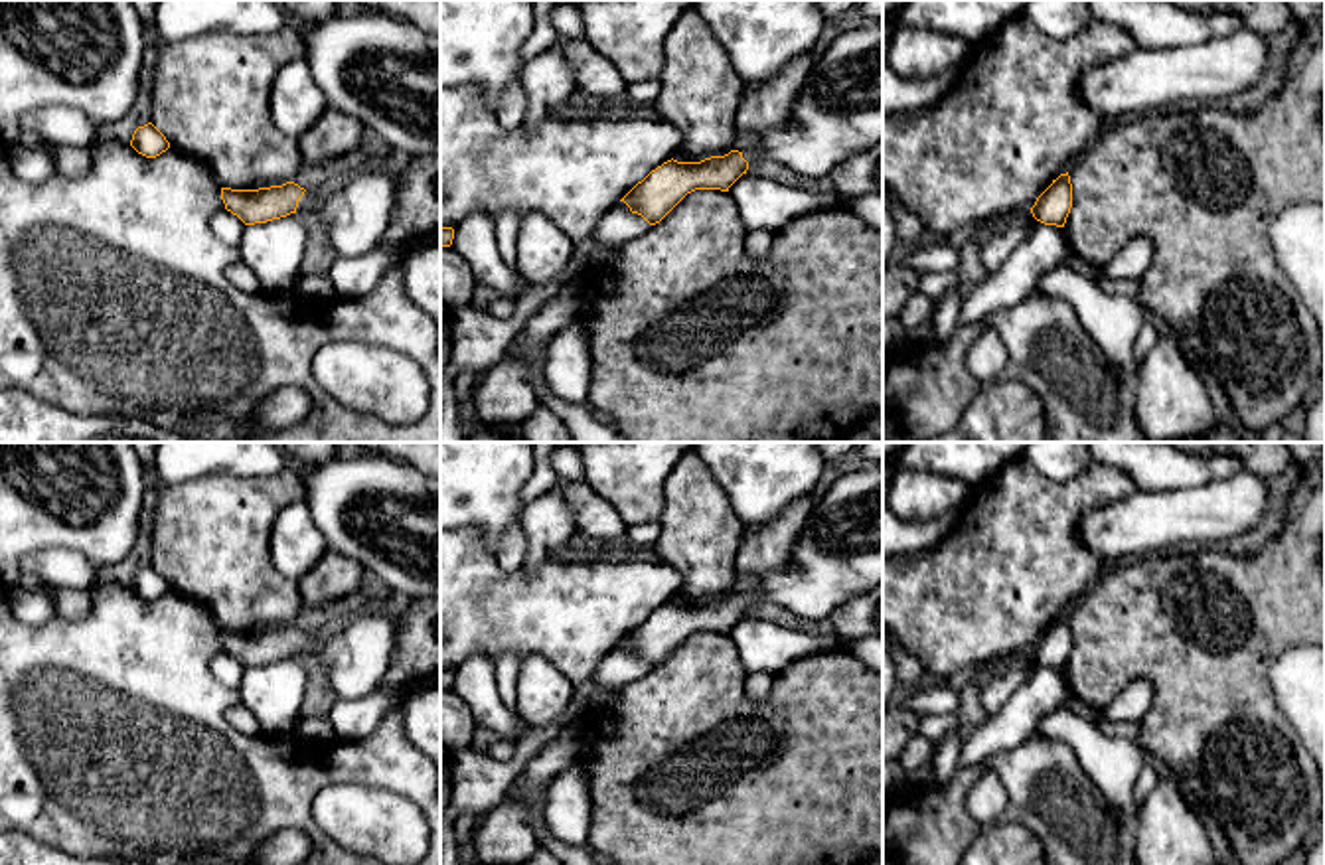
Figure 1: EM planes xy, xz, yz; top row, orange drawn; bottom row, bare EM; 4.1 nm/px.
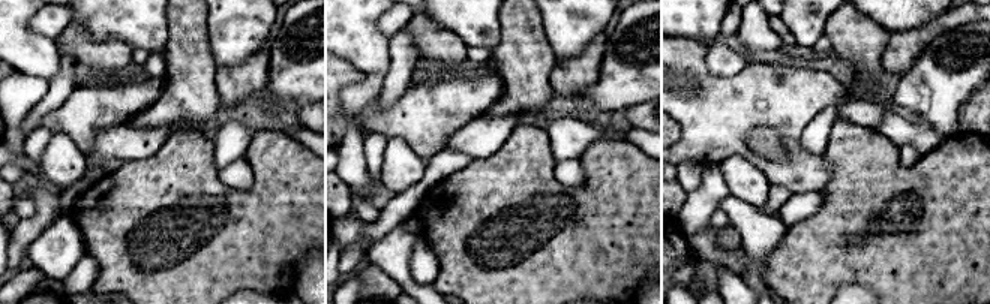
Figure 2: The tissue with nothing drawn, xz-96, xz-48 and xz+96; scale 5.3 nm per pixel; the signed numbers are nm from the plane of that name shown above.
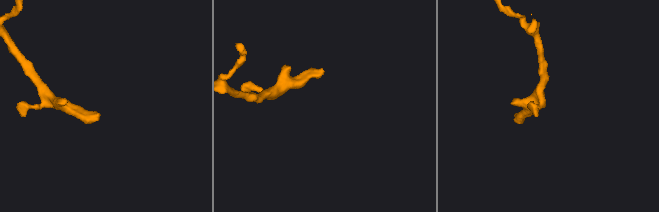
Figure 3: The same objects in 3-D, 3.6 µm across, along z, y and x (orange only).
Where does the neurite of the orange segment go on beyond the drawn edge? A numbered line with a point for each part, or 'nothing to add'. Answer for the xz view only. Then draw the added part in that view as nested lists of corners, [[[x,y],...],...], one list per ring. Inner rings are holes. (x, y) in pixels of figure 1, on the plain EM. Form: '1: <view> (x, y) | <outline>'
1: xz (838, 555) | [[[865,464],[841,472],[825,496],[812,510],[786,569],[766,573],[750,592],[746,604],[774,602],[792,614],[821,622],[843,602],[883,585],[883,464]]]

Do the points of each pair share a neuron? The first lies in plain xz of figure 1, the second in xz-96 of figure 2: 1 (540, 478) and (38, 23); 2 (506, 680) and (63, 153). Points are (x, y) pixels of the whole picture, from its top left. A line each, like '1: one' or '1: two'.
1: one
2: two

